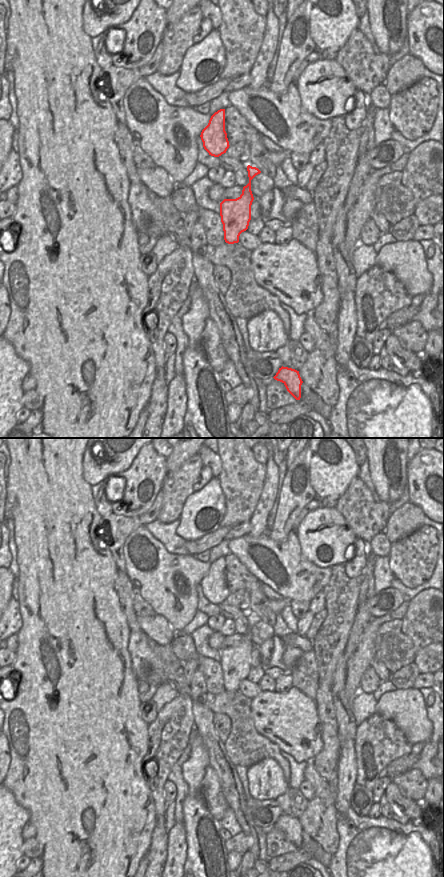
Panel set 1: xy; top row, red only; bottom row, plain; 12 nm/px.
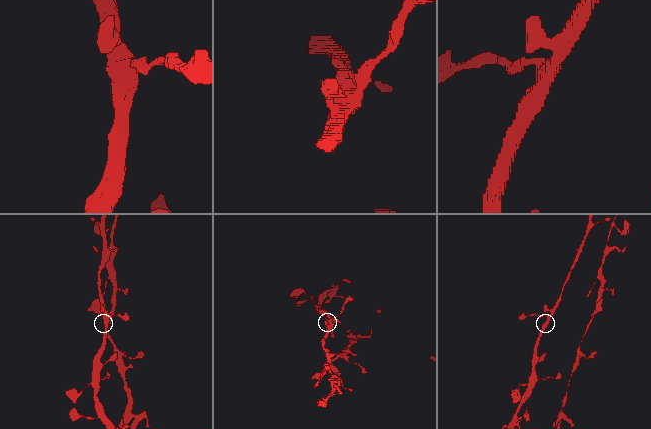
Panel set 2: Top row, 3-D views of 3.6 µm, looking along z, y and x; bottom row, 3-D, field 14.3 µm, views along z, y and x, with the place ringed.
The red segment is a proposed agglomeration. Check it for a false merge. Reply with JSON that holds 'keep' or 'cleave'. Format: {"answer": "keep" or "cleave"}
{"answer": "keep"}

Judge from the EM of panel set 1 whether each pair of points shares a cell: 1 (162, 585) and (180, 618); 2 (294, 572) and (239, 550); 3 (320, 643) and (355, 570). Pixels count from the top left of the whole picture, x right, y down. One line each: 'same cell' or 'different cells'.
1: same cell
2: same cell
3: different cells

